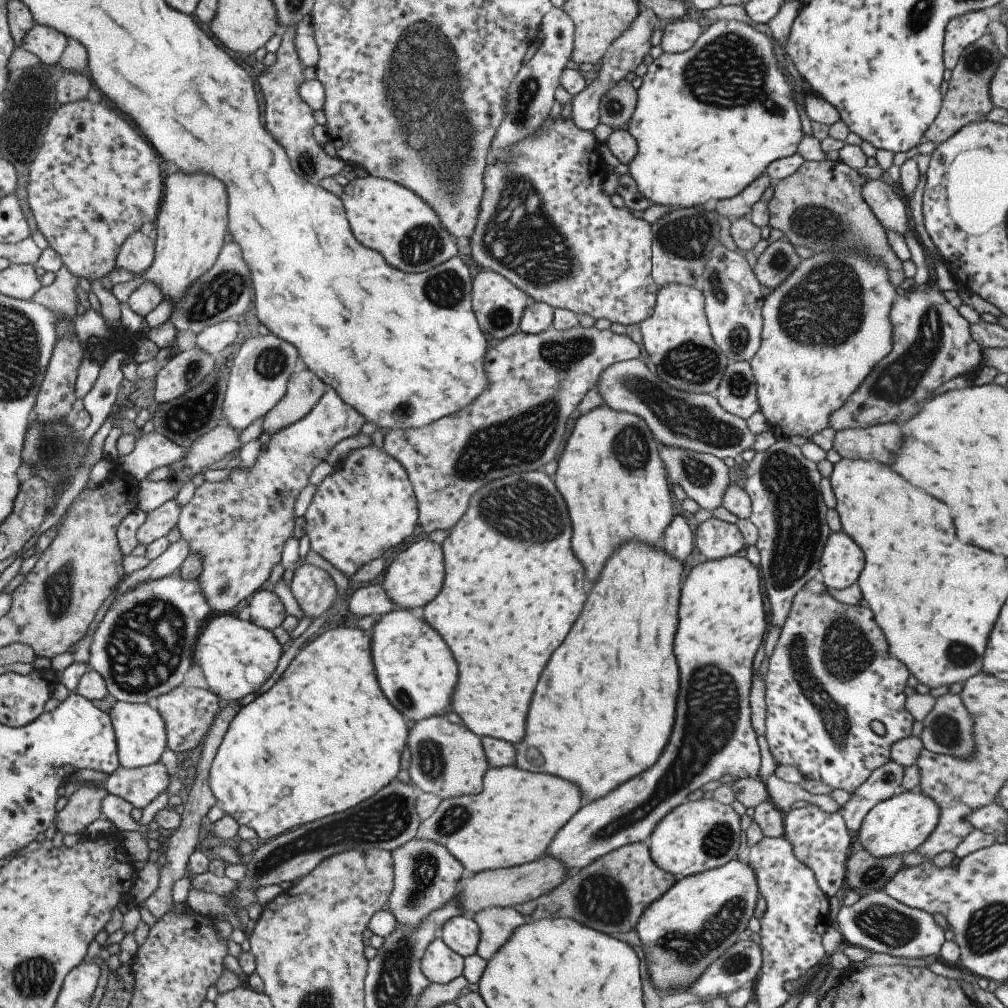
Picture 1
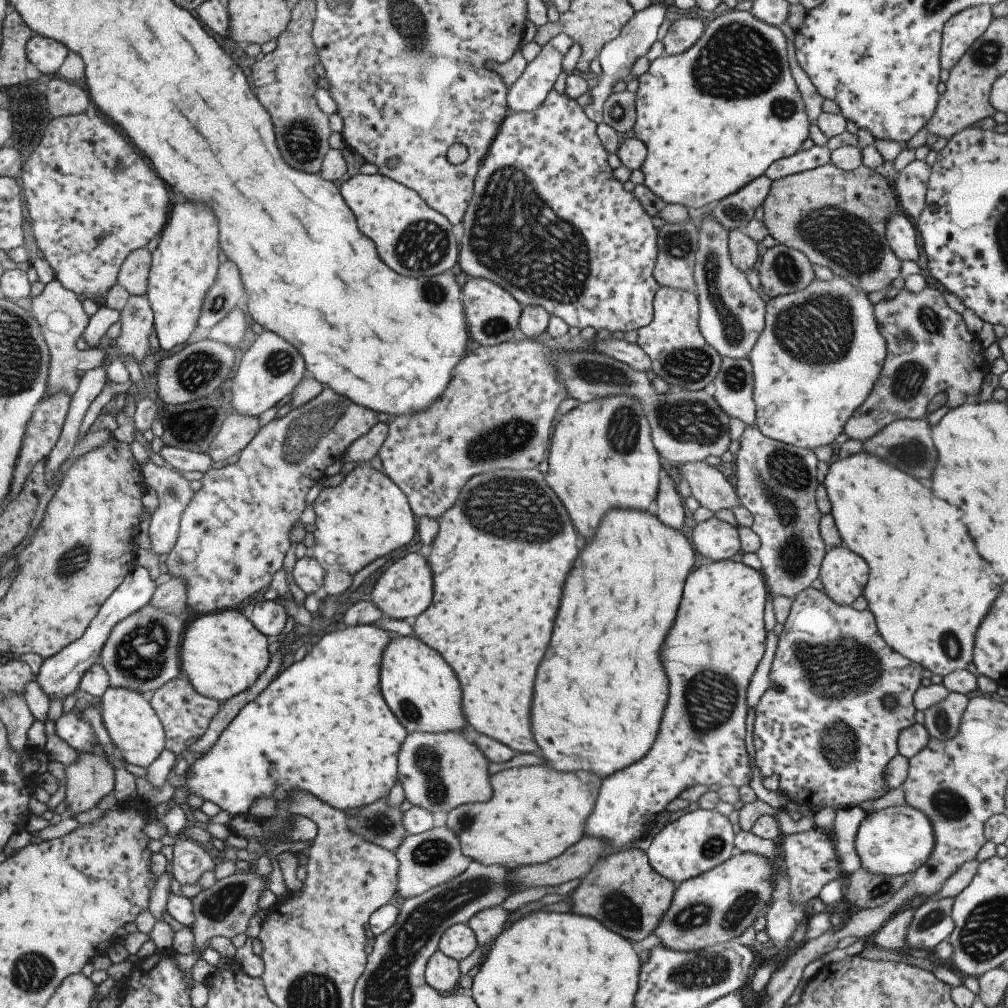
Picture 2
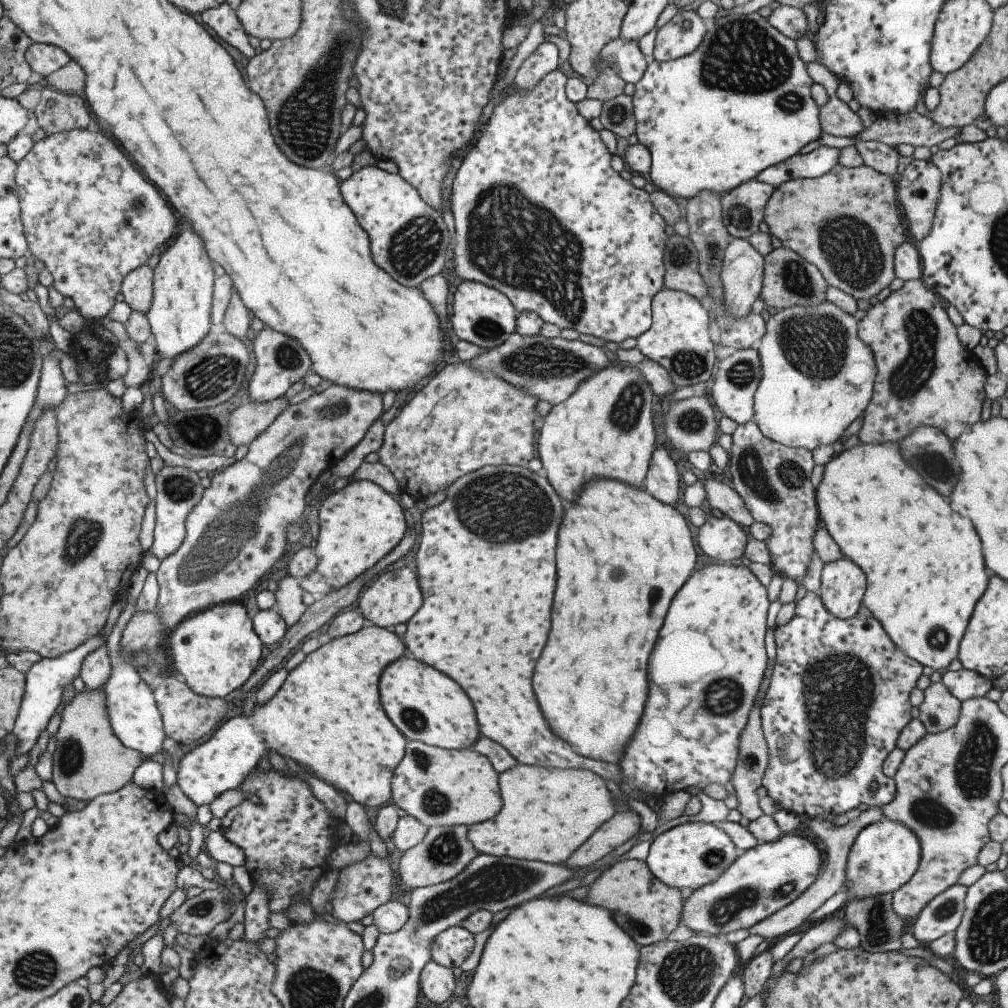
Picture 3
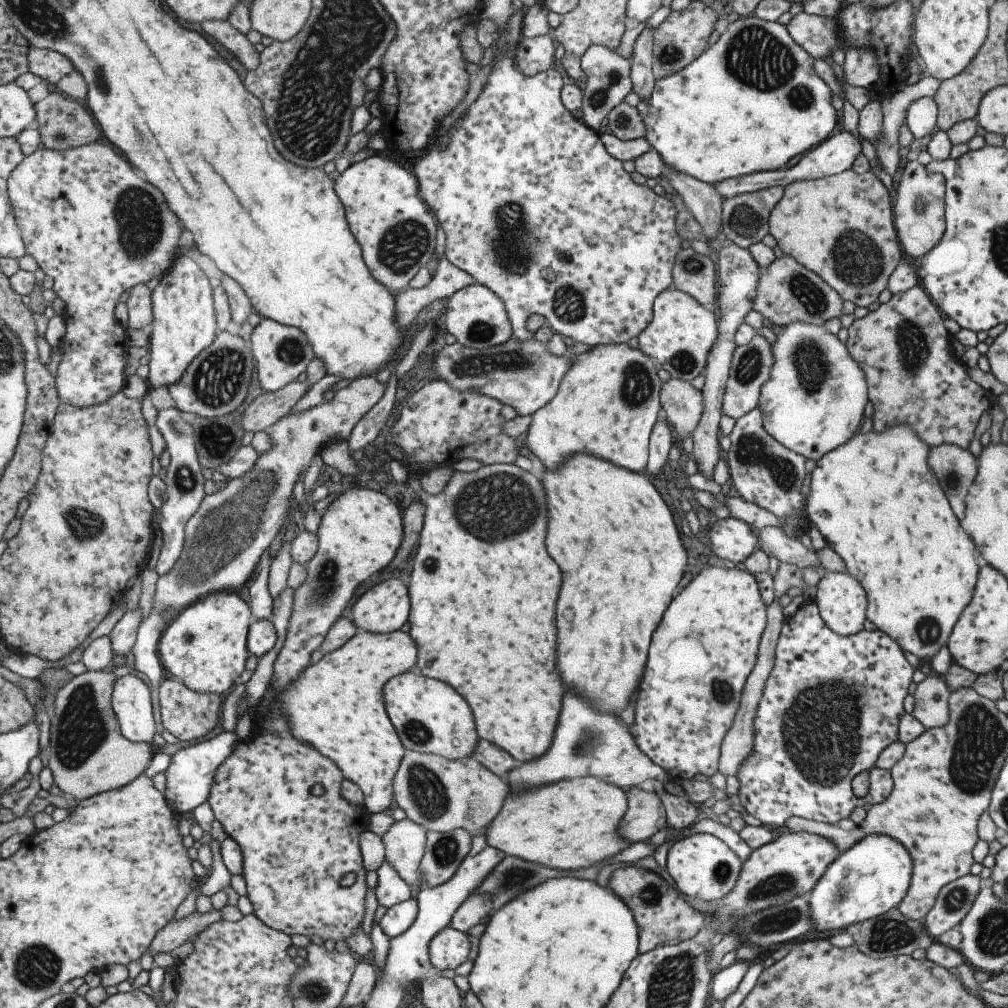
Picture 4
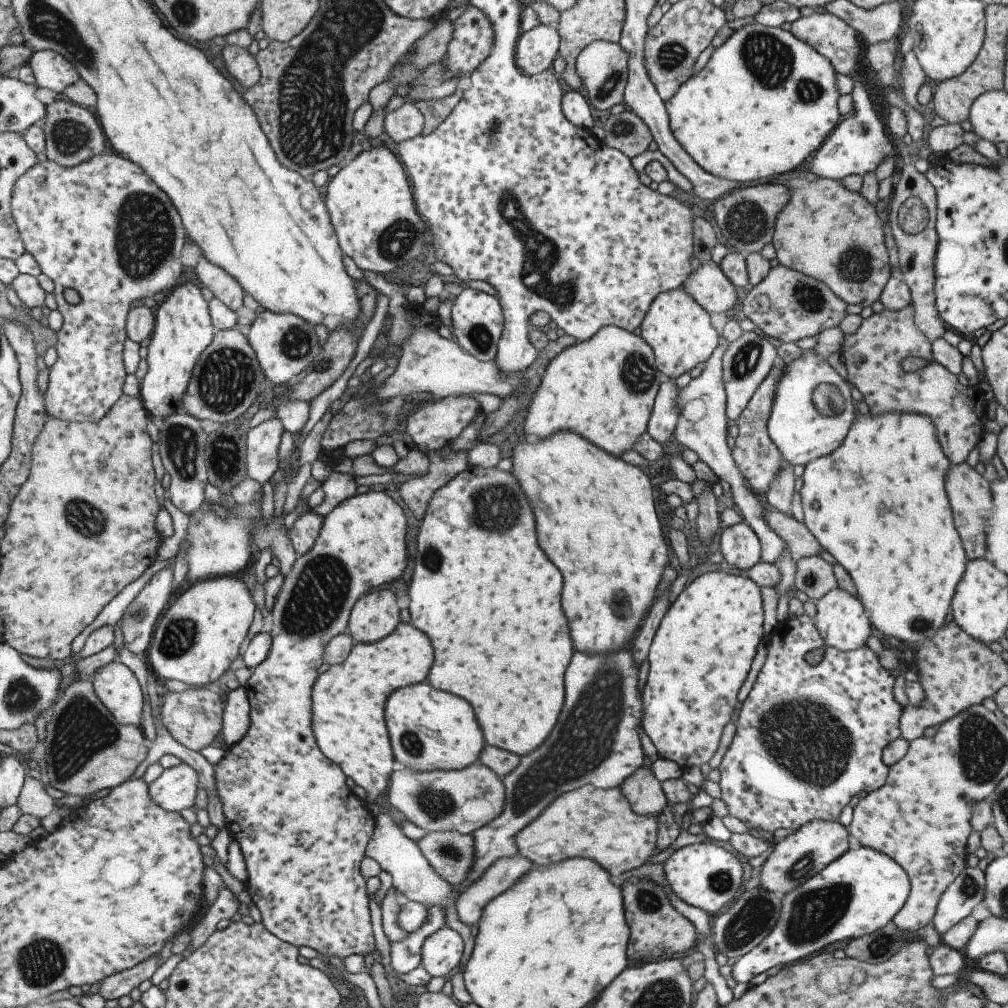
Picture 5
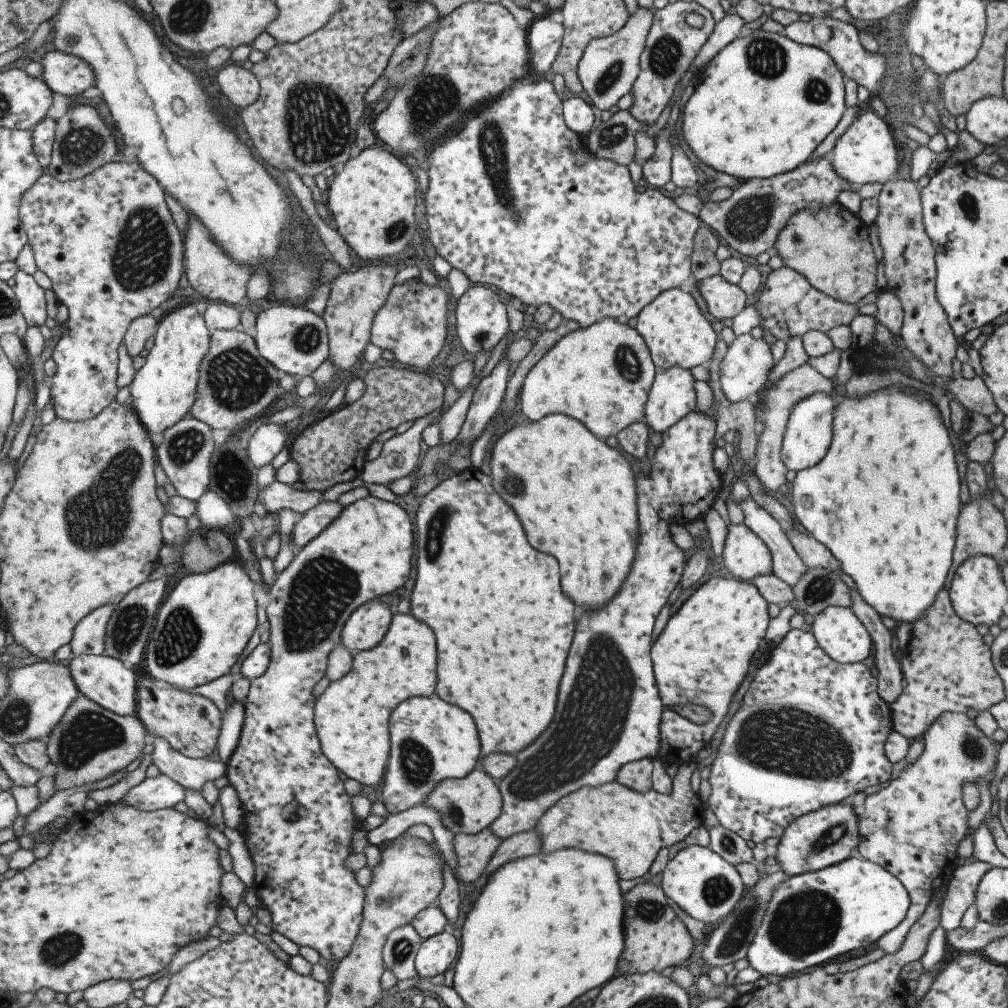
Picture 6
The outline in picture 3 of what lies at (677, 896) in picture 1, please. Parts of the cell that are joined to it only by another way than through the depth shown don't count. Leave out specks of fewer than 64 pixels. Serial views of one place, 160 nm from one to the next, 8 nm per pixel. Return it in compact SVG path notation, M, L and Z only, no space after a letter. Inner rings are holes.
M788 832L773 842L757 844L740 852L717 880L685 893L679 922L707 935L748 929L795 900L815 880L819 860L819 851L803 832Z

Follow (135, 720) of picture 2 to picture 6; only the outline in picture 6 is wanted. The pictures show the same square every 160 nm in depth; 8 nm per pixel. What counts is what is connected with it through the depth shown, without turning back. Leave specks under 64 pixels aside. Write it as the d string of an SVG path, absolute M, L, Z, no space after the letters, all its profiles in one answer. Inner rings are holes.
M105 655L71 656L66 660L65 666L74 687L85 698L119 716L135 715L136 690L132 668L125 667L121 661Z

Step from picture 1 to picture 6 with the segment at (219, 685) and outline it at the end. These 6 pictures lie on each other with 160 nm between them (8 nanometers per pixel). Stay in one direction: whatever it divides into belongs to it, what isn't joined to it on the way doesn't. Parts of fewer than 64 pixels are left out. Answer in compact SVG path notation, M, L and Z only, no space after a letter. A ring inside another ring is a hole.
M224 562L207 572L183 576L160 602L144 648L145 670L151 680L187 691L229 673L256 629L253 583L235 562Z

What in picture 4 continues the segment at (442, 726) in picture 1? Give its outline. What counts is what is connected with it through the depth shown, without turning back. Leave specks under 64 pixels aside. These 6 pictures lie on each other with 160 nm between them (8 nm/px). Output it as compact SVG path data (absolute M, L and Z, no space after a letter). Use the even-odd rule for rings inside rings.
M405 751L395 771L392 785L392 796L395 804L405 813L405 818L418 824L425 831L443 833L453 829L463 829L467 832L487 828L488 824L502 809L508 784L487 768L481 766L472 755L456 761L448 761L439 755Z

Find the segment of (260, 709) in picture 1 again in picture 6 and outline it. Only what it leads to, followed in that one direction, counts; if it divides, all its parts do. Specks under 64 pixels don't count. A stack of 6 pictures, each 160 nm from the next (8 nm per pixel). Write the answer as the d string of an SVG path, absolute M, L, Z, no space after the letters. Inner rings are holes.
M411 613L392 614L382 639L369 650L352 656L349 672L339 680L331 681L314 702L314 729L320 742L320 751L331 764L352 778L375 789L382 780L390 751L388 718L391 711L406 698L428 697L436 685L436 642L433 632ZM160 774L153 778L145 777L139 784L128 789L118 804L145 812L166 809L182 801L184 790L168 776Z

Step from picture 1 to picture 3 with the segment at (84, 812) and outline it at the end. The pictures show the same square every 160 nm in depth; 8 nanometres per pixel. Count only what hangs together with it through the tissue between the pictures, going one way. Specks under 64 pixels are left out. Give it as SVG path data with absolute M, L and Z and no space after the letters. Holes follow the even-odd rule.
M84 688L75 692L60 714L54 734L50 781L62 797L87 802L100 794L115 792L132 780L133 772L145 760L140 752L127 748L115 736L108 721L102 688Z

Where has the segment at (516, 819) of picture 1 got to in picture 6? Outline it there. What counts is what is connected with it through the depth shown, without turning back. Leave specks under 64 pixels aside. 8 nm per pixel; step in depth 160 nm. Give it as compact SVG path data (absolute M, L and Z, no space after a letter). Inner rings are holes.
M692 759L691 762L684 765L678 765L670 782L670 794L658 793L652 788L640 793L624 787L616 780L596 787L587 786L571 791L550 806L536 822L535 830L540 836L541 852L548 853L559 850L559 848L574 848L599 853L613 861L618 880L641 878L648 871L657 852L675 842L681 842L693 828L702 824L704 804L689 786L689 779L696 774L696 766L696 759Z

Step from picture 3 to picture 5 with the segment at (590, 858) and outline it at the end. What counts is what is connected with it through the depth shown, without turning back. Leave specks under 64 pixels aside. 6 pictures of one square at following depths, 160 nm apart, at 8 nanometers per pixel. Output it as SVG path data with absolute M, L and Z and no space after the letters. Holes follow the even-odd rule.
M643 764L636 768L619 786L629 806L638 815L659 815L668 804L660 782L651 769Z

